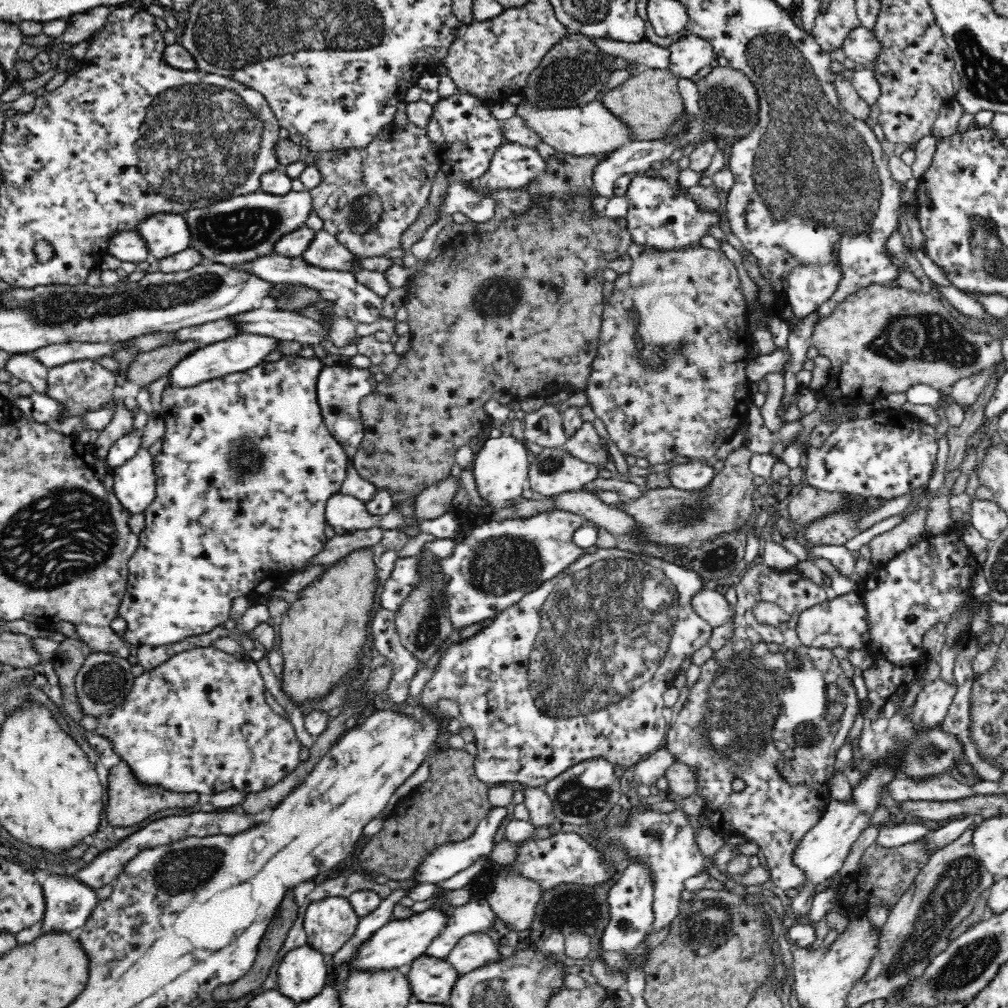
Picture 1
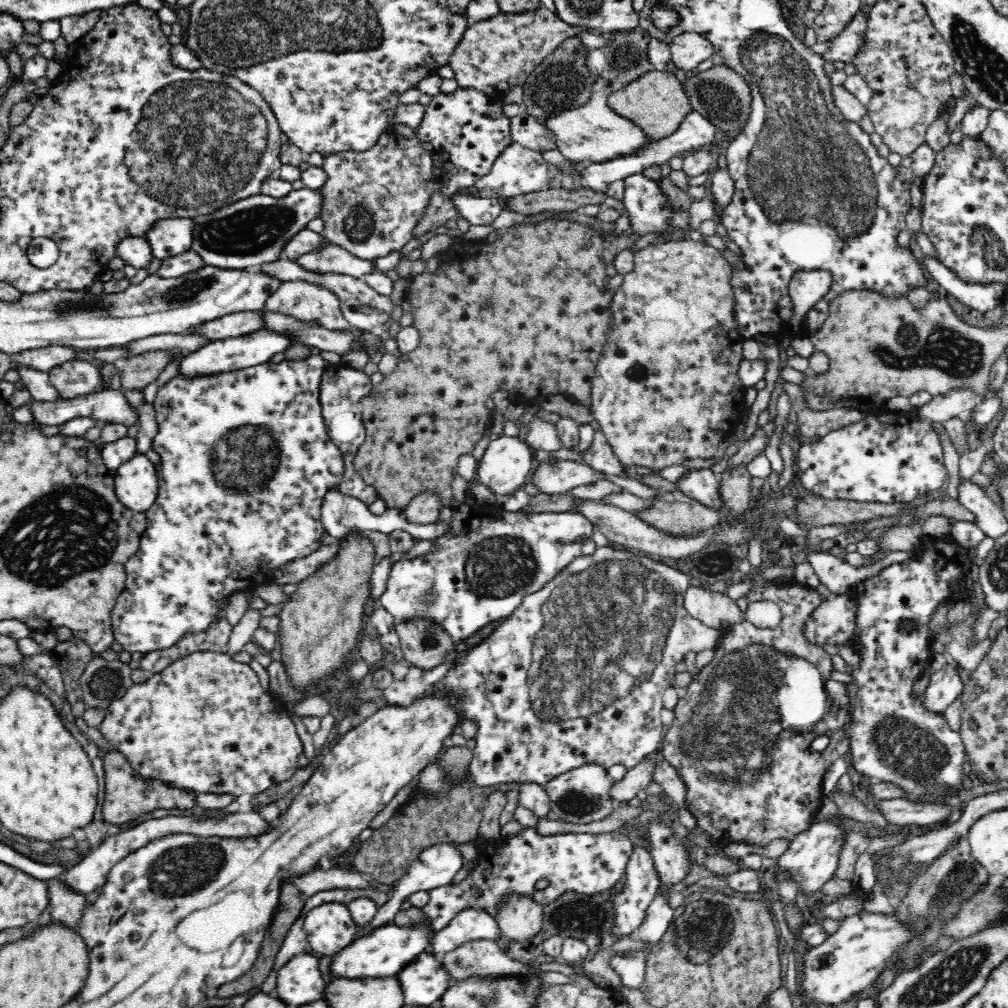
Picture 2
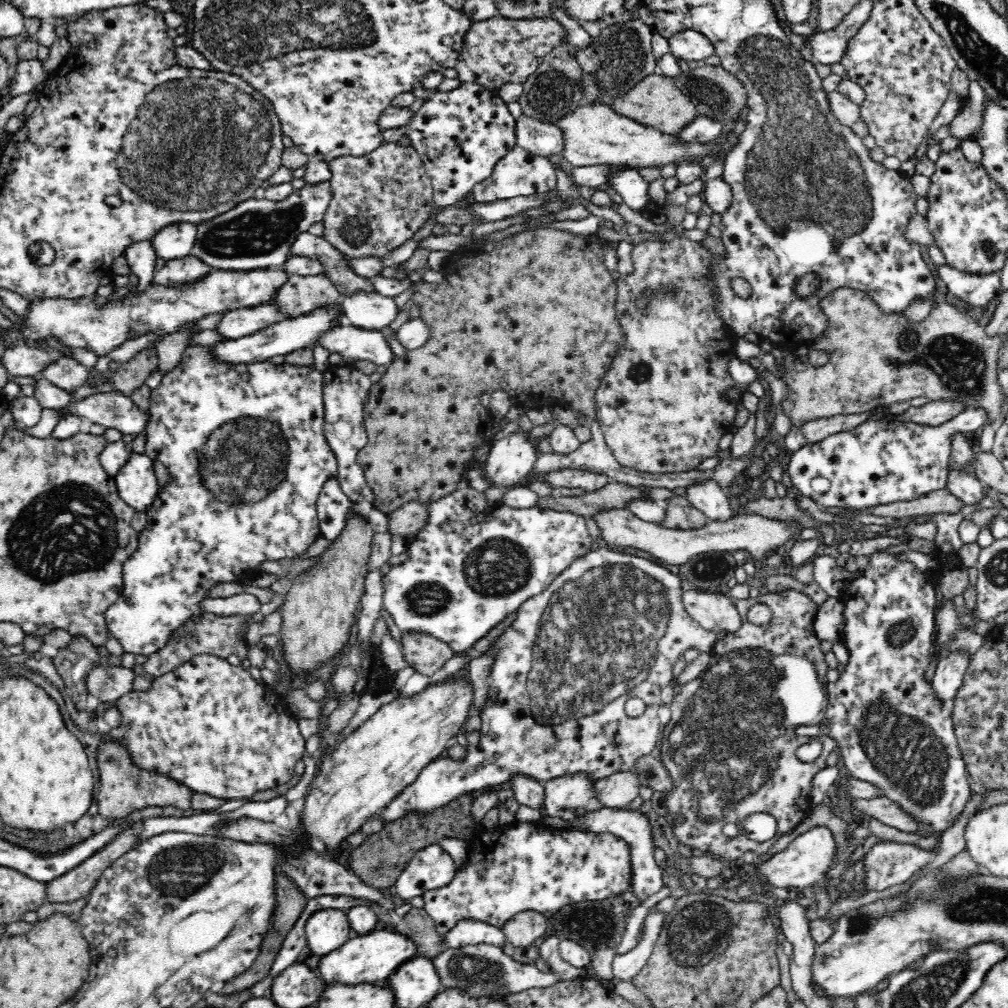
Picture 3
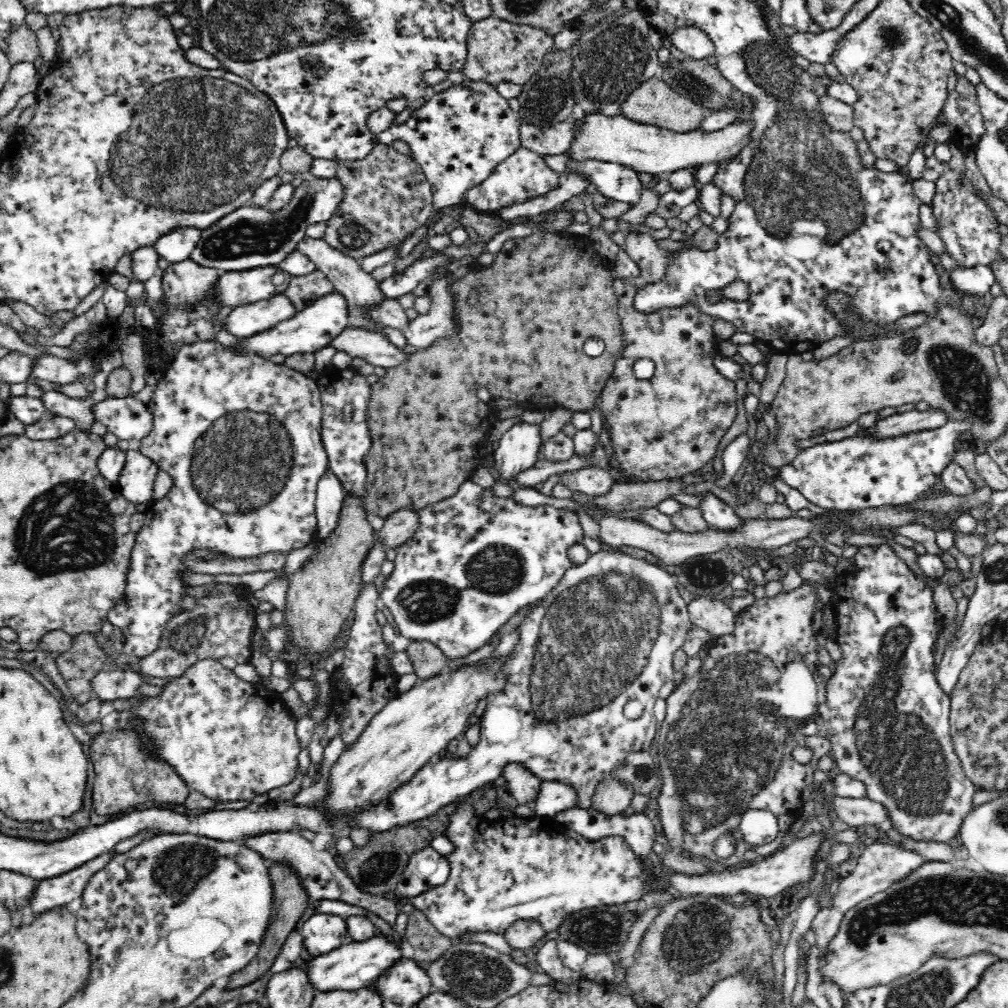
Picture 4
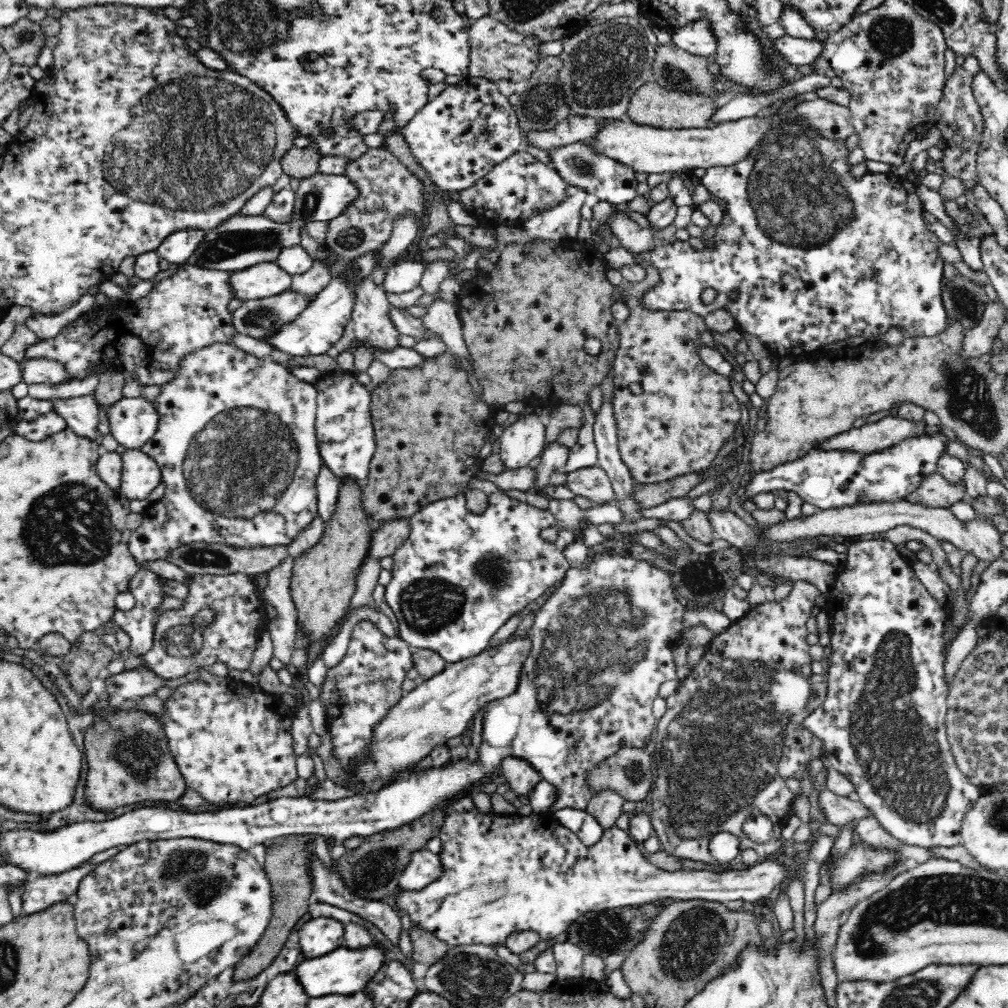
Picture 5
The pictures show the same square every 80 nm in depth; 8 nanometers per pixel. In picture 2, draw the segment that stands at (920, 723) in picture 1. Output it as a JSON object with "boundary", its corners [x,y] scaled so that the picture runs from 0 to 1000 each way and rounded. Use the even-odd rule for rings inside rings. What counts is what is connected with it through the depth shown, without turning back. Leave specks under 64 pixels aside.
{"boundary":[[[940,657],[935,664],[924,670],[923,678],[915,691],[915,701],[918,706],[933,710],[952,688],[955,688],[954,676],[947,666],[948,660],[947,657]]]}

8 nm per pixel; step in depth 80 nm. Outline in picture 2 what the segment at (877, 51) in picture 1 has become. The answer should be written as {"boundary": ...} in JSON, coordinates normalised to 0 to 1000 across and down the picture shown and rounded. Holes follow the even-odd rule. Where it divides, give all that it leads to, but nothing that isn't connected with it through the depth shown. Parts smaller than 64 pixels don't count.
{"boundary":[[[851,12],[849,18],[837,28],[837,32],[833,36],[827,38],[825,42],[815,45],[818,48],[817,57],[819,60],[845,63],[845,60],[851,58],[853,50],[859,44],[857,41],[859,40],[859,30],[861,30],[859,18]]]}

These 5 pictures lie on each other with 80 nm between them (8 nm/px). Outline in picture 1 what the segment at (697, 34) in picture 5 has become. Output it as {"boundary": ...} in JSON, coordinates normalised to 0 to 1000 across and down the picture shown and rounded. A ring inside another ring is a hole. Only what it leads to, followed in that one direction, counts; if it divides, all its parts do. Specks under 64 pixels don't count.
{"boundary":[[[679,36],[662,49],[666,54],[662,68],[673,78],[687,79],[709,62],[707,46],[691,36]]]}

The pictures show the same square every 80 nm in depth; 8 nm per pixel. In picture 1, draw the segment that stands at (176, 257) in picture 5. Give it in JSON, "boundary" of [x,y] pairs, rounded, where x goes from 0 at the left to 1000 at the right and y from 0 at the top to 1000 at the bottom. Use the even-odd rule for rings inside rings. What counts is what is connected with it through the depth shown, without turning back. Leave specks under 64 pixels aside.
{"boundary":[[[177,212],[148,213],[134,228],[144,238],[150,257],[185,248],[189,238],[187,222],[183,214]]]}

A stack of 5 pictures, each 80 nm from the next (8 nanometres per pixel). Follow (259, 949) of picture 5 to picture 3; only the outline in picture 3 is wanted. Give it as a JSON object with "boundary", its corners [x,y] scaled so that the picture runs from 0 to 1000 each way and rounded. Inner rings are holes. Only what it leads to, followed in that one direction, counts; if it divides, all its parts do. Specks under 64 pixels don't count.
{"boundary":[[[279,865],[274,867],[274,901],[272,903],[269,920],[262,928],[257,947],[254,949],[252,956],[246,960],[244,964],[241,964],[237,969],[224,974],[219,982],[220,987],[232,986],[234,984],[240,984],[240,982],[244,982],[244,980],[250,980],[252,976],[260,974],[260,972],[266,968],[266,964],[268,964],[268,960],[270,960],[272,950],[274,950],[283,929],[290,923],[296,910],[302,908],[301,901],[304,899],[305,892],[305,889],[292,877],[290,872]]]}

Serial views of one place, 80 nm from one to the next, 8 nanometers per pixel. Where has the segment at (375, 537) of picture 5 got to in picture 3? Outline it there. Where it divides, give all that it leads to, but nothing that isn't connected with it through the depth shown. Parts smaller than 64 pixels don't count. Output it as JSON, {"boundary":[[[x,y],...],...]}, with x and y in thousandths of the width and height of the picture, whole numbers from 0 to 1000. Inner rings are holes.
{"boundary":[[[410,496],[392,506],[384,518],[384,526],[387,530],[410,533],[417,525],[420,525],[427,516],[428,497]]]}

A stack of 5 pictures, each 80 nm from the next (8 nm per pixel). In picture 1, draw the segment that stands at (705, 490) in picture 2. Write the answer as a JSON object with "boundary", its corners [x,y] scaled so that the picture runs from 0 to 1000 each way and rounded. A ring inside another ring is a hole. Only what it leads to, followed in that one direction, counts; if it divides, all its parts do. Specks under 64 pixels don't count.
{"boundary":[[[683,456],[667,460],[665,464],[658,464],[661,472],[665,474],[667,482],[677,486],[692,486],[700,482],[709,470],[708,463],[702,462],[696,456]]]}

